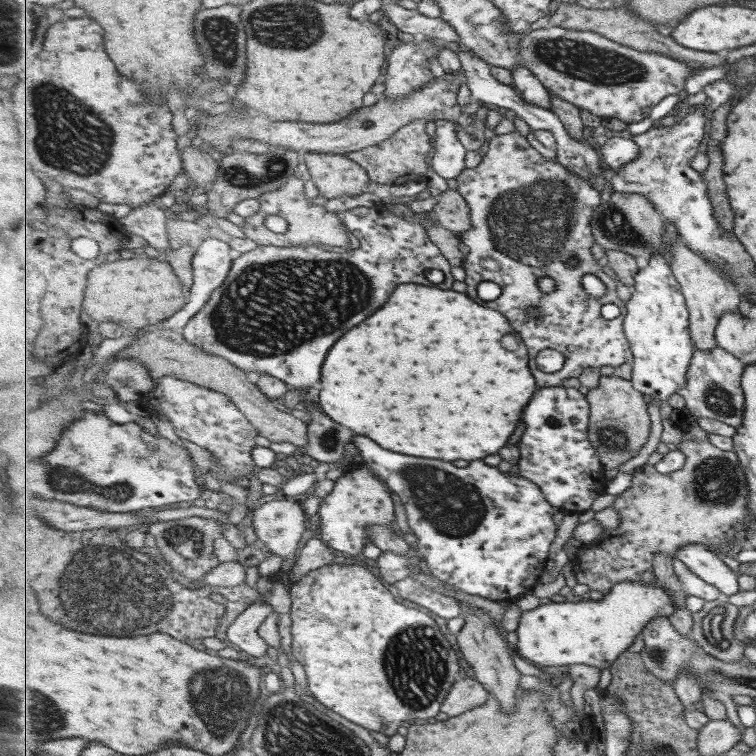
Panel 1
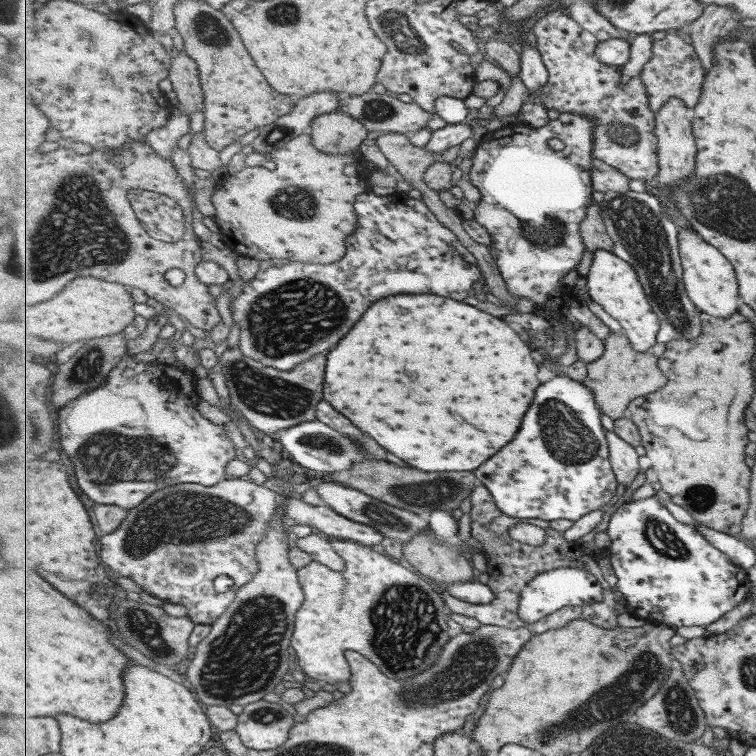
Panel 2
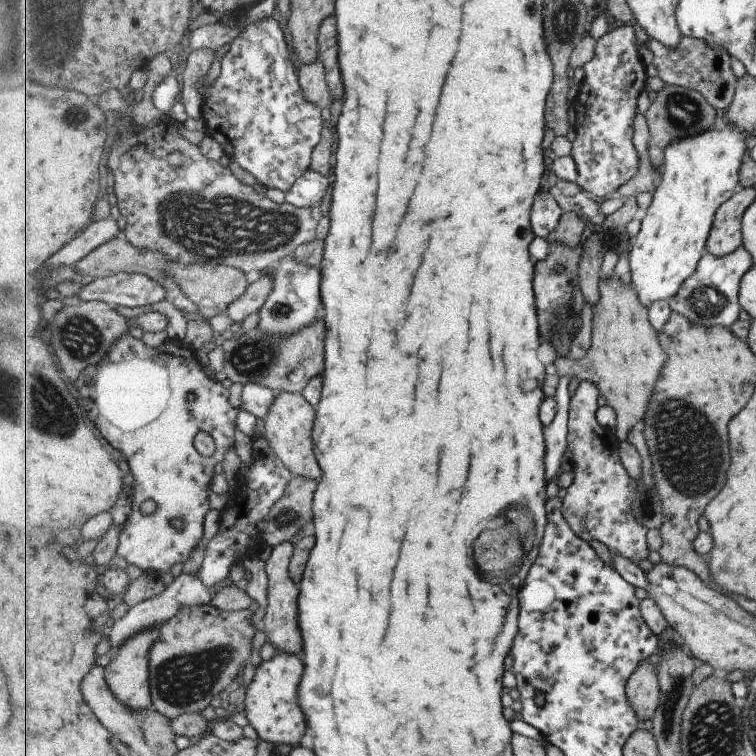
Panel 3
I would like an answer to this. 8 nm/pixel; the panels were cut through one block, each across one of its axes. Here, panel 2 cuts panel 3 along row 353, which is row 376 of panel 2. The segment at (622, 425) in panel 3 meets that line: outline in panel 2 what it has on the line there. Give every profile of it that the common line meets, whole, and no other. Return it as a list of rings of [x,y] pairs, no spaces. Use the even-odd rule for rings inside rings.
[[[609,336],[605,340],[606,349],[600,360],[587,364],[588,374],[583,383],[591,387],[602,412],[613,420],[627,416],[630,404],[639,397],[653,394],[664,388],[668,378],[659,366],[658,358],[651,351],[635,350],[631,340],[625,337]]]

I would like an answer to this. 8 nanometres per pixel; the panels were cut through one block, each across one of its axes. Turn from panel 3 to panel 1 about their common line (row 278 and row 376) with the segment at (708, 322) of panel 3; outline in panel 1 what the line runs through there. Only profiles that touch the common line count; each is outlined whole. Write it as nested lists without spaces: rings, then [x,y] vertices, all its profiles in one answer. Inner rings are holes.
[[[721,347],[710,351],[697,349],[694,352],[688,372],[686,387],[678,390],[685,402],[686,408],[693,418],[711,418],[725,424],[740,427],[743,424],[745,410],[745,393],[742,387],[742,376],[746,364],[734,354]]]

